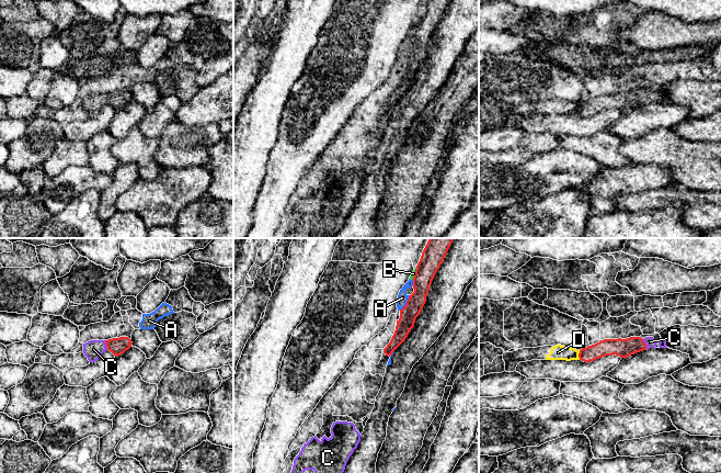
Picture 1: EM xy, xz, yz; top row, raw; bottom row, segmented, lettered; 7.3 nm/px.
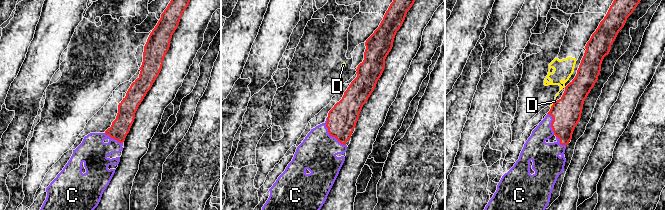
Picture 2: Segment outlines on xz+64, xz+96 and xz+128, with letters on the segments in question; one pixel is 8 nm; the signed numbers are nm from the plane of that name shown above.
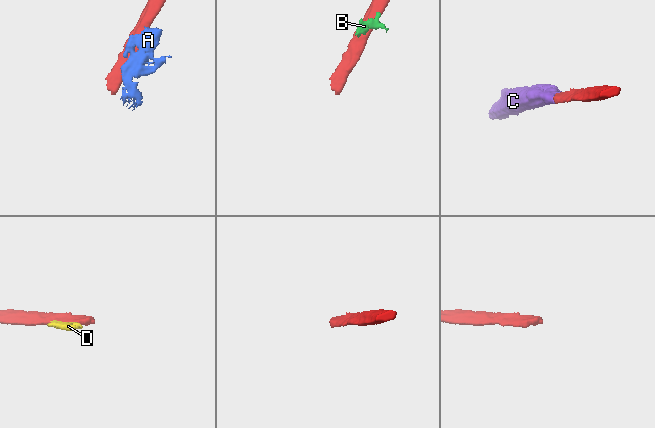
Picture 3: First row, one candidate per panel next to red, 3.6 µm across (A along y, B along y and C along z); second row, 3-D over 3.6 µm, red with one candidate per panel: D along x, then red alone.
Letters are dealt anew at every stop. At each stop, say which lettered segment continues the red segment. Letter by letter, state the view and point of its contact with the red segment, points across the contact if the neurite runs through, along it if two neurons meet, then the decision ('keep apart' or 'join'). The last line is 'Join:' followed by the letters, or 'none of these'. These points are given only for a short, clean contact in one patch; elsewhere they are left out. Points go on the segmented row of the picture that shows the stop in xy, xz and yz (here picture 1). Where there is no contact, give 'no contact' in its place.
A: contact xz (407, 303); keep apart
B: contact xz (415, 273); border xz (416, 268), (411, 279); keep apart
C: contact xy (106, 345); way xy (117, 346), (106, 345), (93, 349); join
D: contact yz (579, 355); border yz (580, 350), (579, 359); keep apart
Join: C

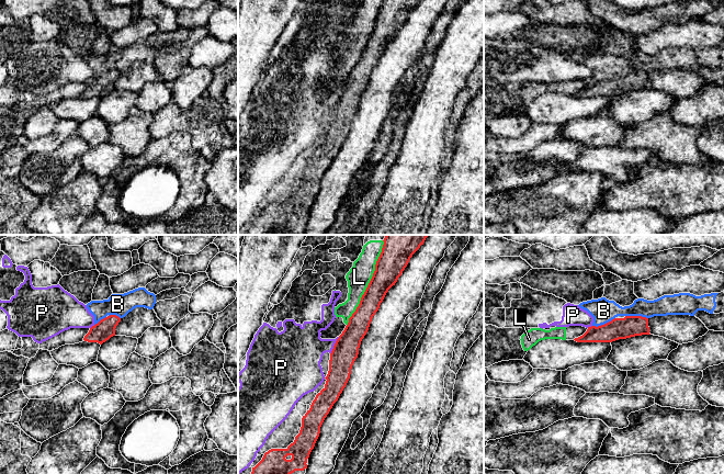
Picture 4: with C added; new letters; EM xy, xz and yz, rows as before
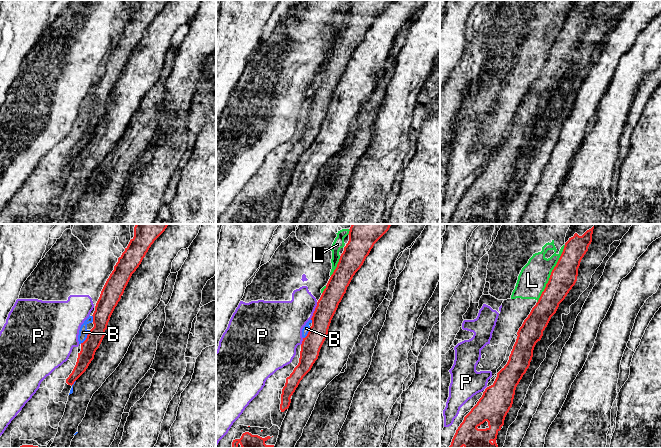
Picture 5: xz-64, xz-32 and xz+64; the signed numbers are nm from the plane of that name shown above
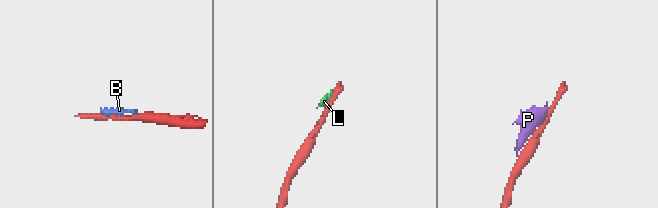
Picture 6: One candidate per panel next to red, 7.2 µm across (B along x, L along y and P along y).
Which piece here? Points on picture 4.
B: contact yz (636, 316); keep apart
L: contact xz (369, 283); keep apart
P: contact xz (334, 346); border xz (339, 337), (330, 353); keep apart
Join: none of these

